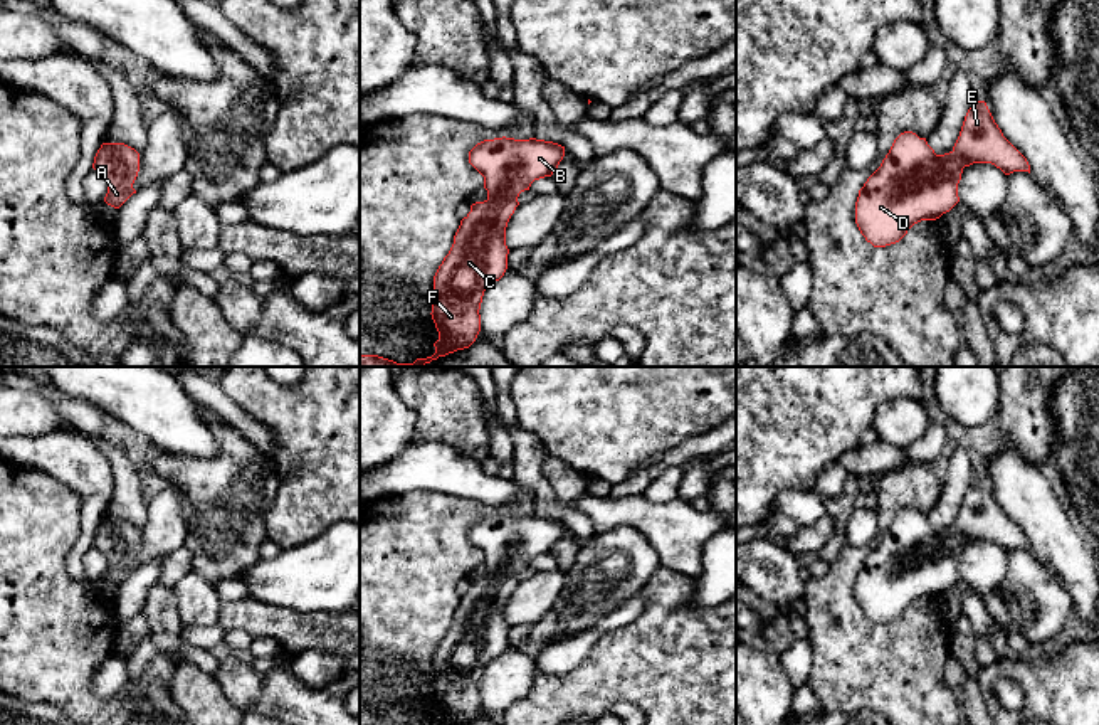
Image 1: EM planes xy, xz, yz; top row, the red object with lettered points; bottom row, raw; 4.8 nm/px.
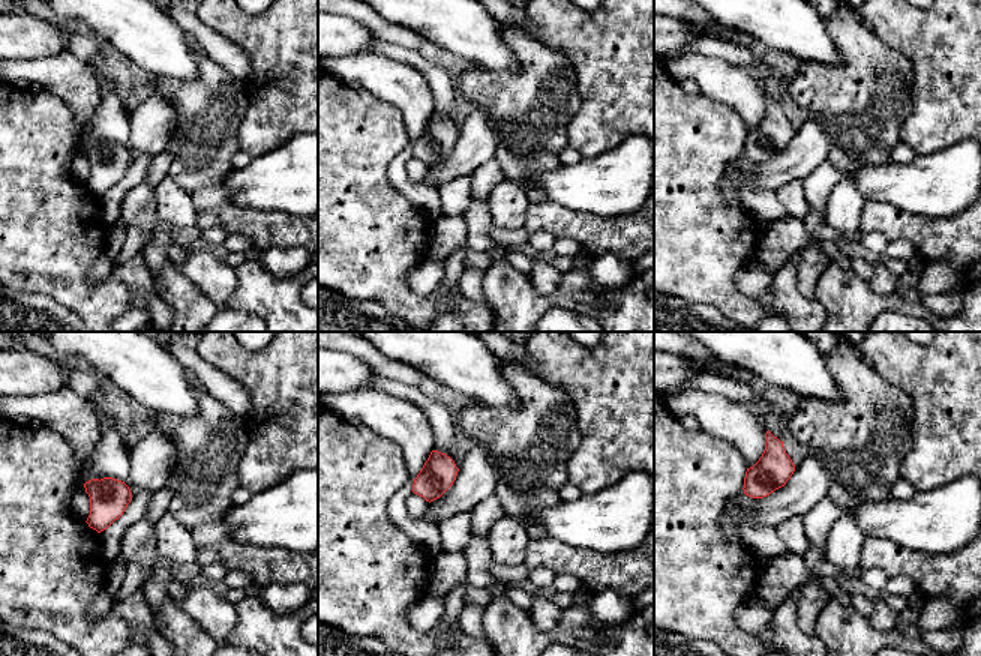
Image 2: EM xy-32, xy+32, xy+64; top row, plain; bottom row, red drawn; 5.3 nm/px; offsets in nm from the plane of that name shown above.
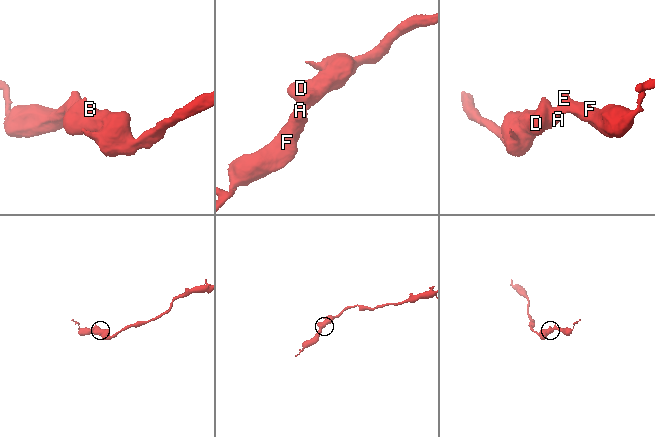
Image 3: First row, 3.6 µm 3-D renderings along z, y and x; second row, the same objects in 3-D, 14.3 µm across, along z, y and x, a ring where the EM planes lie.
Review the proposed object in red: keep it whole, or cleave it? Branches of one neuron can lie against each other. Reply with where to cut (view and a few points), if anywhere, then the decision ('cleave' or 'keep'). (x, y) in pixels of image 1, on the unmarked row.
cut none; keep

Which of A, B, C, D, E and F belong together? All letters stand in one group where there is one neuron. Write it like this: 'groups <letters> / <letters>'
groups A B C D E F

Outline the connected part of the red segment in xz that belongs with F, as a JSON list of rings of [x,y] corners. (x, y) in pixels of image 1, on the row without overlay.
[[[494,515],[477,520],[469,528],[469,540],[484,553],[487,575],[471,582],[460,597],[454,621],[434,653],[432,696],[439,708],[435,725],[469,725],[481,708],[481,680],[484,668],[507,646],[506,604],[519,582],[521,569],[534,557],[551,553],[565,533],[565,523],[544,516]]]

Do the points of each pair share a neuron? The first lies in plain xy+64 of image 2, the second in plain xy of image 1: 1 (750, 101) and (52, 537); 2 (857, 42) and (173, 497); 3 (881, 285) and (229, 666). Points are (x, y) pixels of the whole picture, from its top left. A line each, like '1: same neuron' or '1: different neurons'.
1: different neurons
2: different neurons
3: same neuron

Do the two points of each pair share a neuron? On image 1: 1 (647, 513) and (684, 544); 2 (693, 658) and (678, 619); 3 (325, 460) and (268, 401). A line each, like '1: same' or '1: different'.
1: same
2: same
3: same

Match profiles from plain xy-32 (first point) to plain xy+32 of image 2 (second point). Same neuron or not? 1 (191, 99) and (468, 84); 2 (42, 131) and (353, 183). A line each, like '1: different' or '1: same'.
1: same
2: same

